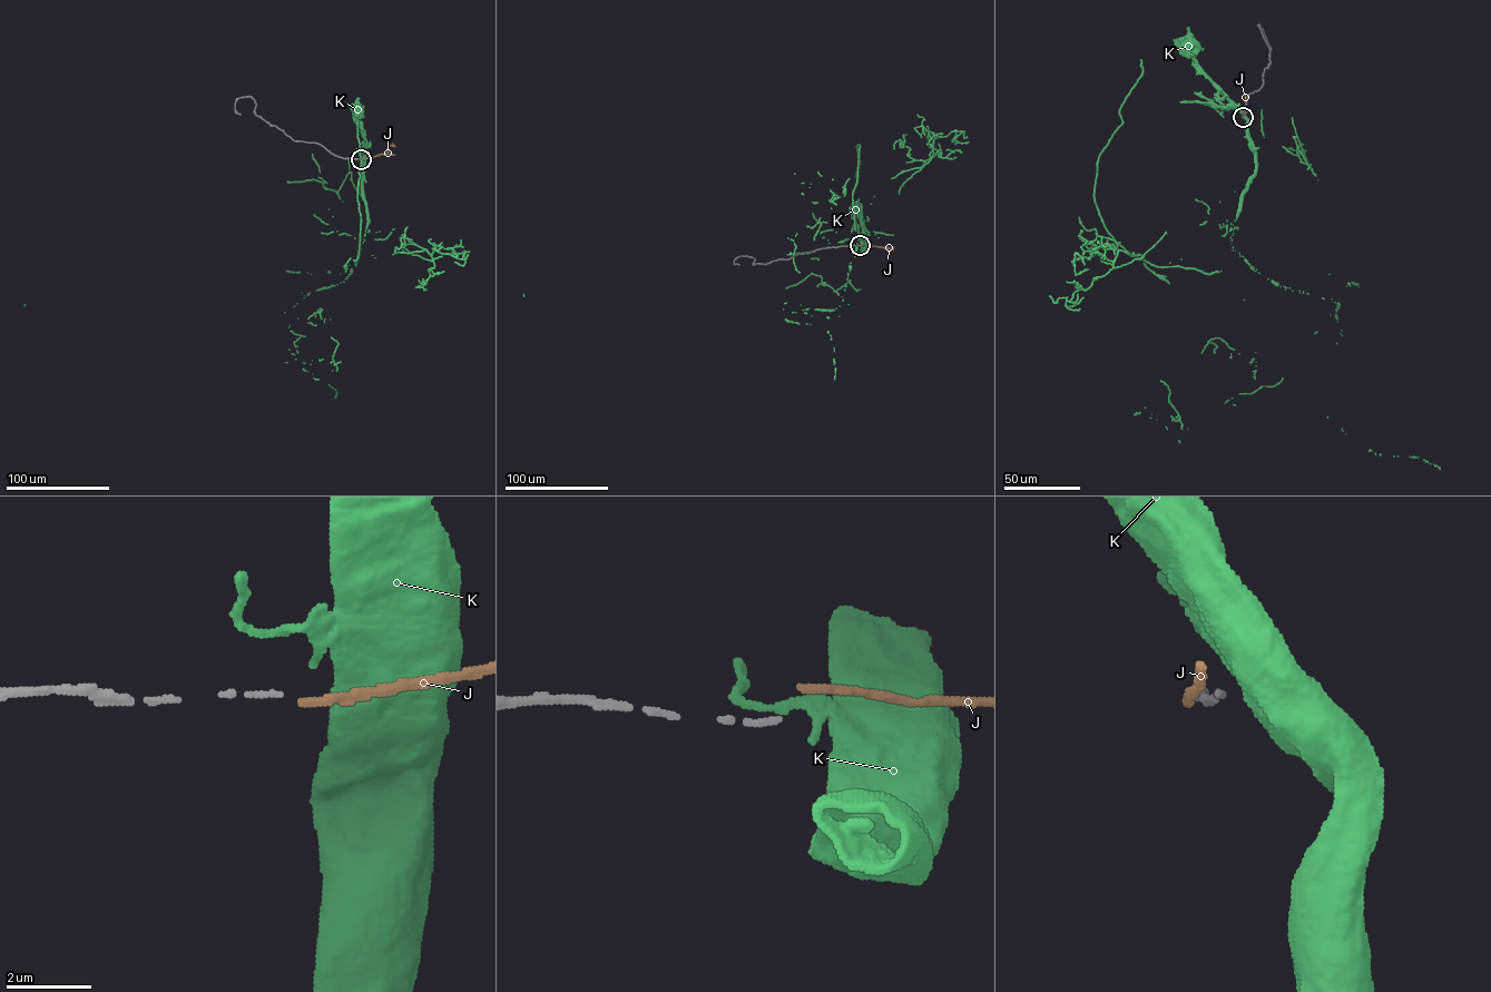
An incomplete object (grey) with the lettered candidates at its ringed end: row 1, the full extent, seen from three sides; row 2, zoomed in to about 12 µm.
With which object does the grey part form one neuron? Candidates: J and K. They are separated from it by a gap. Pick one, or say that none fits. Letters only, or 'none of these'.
none of these

